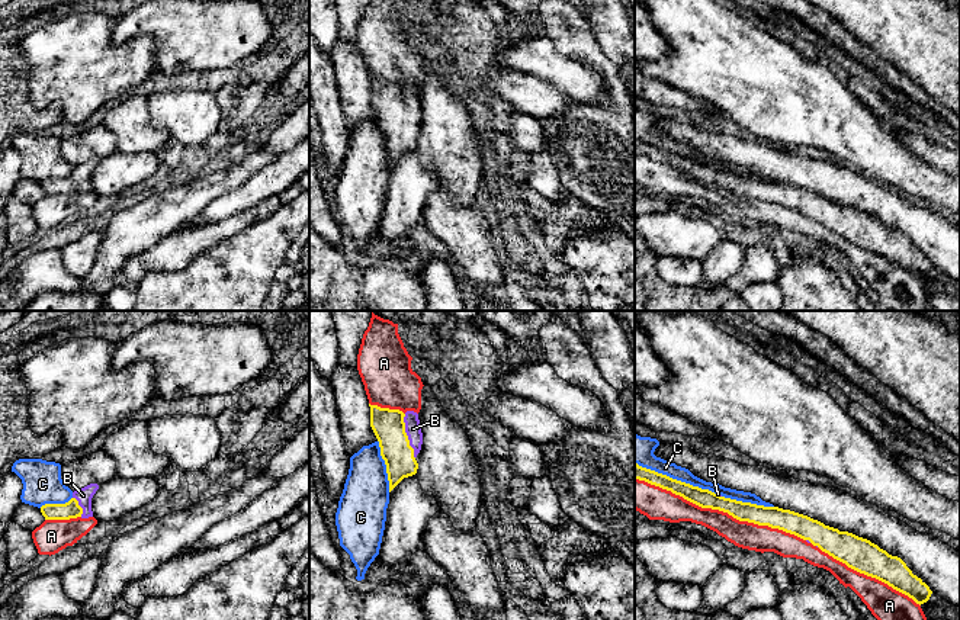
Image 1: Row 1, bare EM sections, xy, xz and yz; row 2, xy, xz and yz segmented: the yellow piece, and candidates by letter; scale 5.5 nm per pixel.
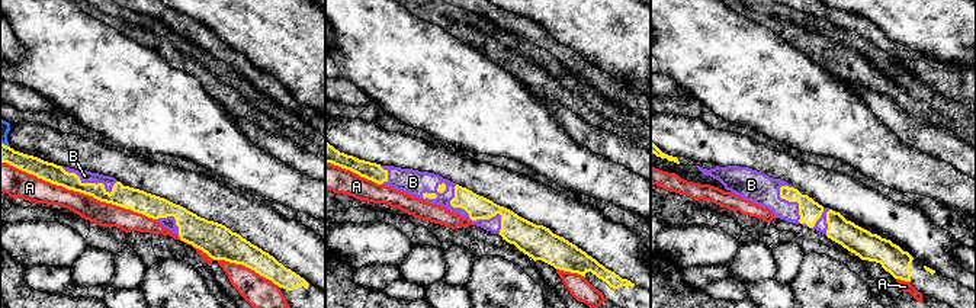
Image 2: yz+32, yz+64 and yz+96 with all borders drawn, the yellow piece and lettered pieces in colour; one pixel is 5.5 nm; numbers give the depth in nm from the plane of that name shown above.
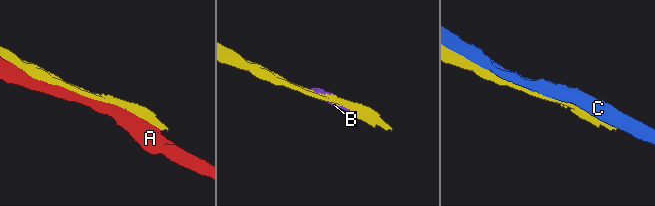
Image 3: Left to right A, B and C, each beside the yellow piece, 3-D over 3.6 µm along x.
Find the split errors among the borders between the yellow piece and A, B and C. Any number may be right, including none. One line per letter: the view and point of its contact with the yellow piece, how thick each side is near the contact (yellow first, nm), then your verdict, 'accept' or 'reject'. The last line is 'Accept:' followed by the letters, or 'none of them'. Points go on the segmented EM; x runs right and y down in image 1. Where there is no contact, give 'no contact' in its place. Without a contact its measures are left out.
A: contact yz (721, 510); calibres 110 and 150 nm; reject
B: contact xz (407, 436); calibres 180 and 90 nm; accept
C: contact yz (676, 479); calibres 110 and 140 nm; reject
Accept: B

